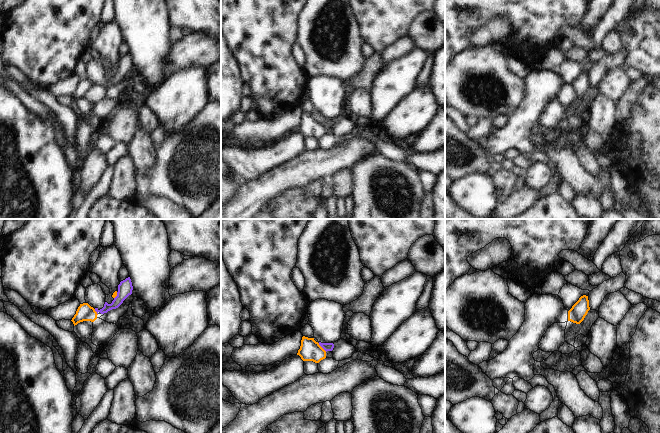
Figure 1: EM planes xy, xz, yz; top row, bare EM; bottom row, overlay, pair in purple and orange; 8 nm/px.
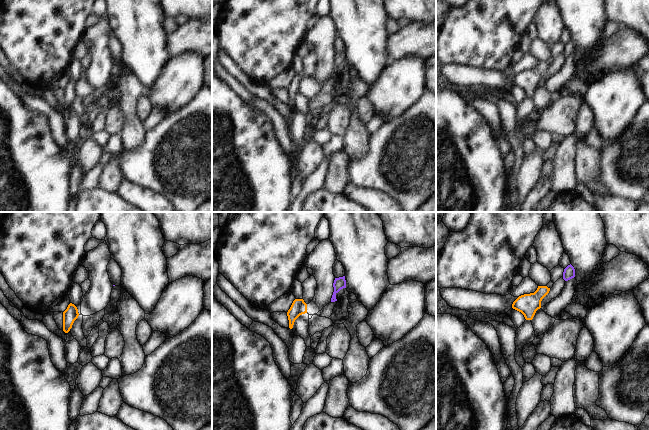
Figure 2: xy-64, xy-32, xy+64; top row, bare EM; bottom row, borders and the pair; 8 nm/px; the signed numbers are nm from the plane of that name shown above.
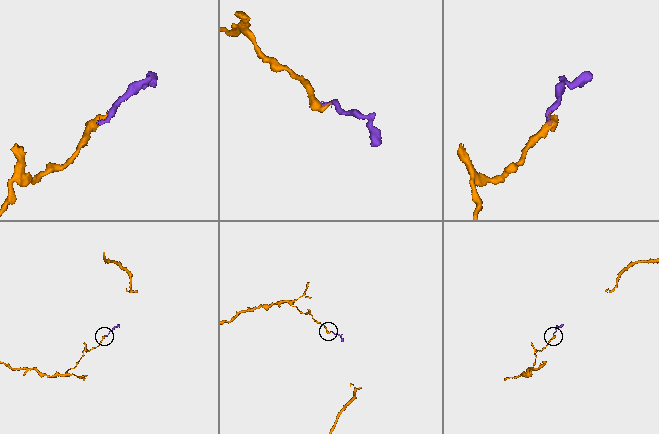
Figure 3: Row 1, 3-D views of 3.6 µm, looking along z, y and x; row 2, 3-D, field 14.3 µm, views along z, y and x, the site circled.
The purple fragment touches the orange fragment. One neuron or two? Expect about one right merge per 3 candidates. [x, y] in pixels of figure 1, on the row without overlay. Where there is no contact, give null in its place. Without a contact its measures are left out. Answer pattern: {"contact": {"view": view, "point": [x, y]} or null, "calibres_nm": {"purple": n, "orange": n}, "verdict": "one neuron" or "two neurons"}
{"contact": {"view": "xz", "point": [322, 123]}, "calibres_nm": {"purple": 60, "orange": 170}, "verdict": "two neurons"}

